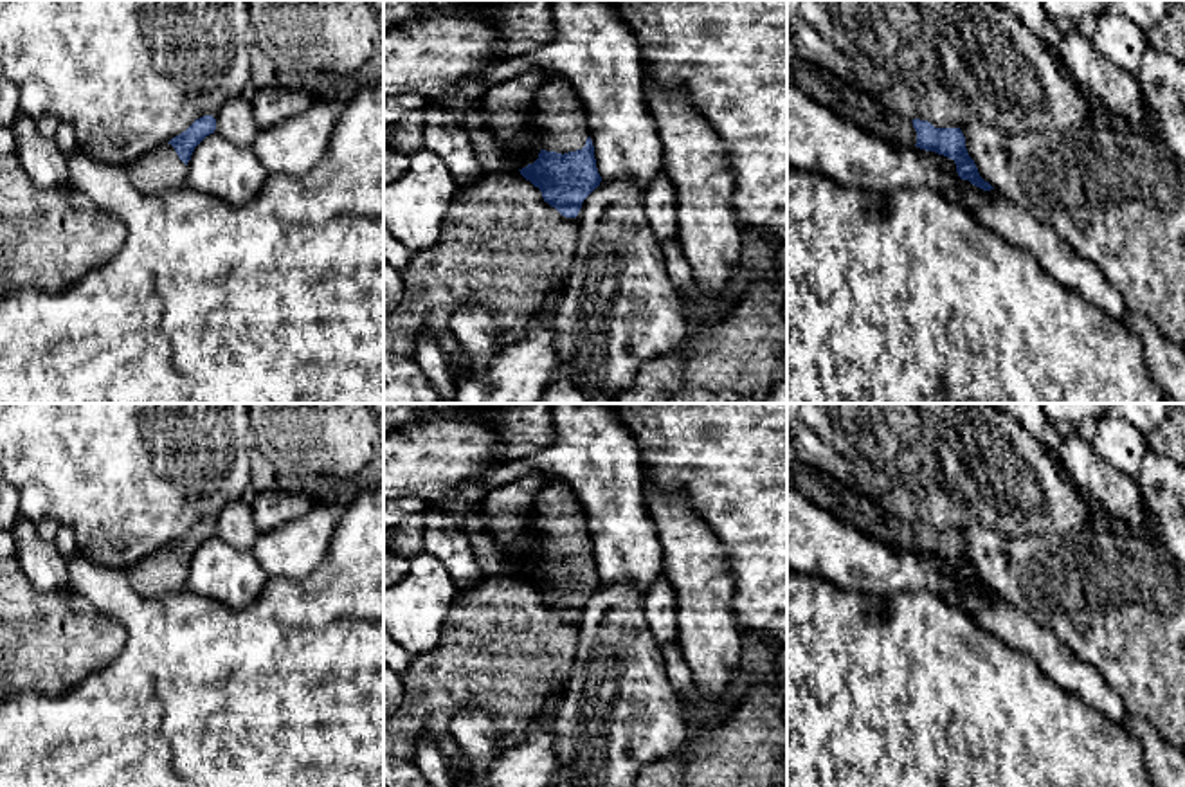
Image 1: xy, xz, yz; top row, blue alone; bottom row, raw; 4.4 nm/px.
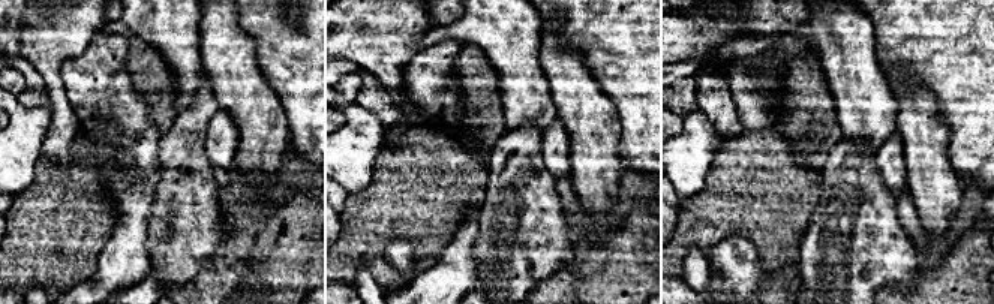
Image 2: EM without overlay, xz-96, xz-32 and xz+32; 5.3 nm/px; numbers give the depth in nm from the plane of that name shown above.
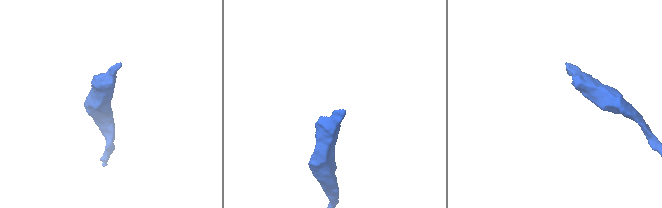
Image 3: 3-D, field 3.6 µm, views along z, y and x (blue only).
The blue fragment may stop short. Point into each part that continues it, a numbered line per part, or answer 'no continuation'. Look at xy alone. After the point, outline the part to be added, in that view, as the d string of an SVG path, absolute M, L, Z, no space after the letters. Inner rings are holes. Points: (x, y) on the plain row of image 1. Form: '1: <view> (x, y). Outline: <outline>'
1: xy (161, 573). Outline: M164 547L130 567L126 576L140 596L162 596L185 589L187 569L171 547Z

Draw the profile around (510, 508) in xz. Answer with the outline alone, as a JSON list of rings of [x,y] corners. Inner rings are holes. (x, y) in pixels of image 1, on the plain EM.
[[[528,474],[490,490],[481,504],[493,538],[517,569],[517,574],[533,567],[540,556],[535,501],[542,488],[542,477]]]

